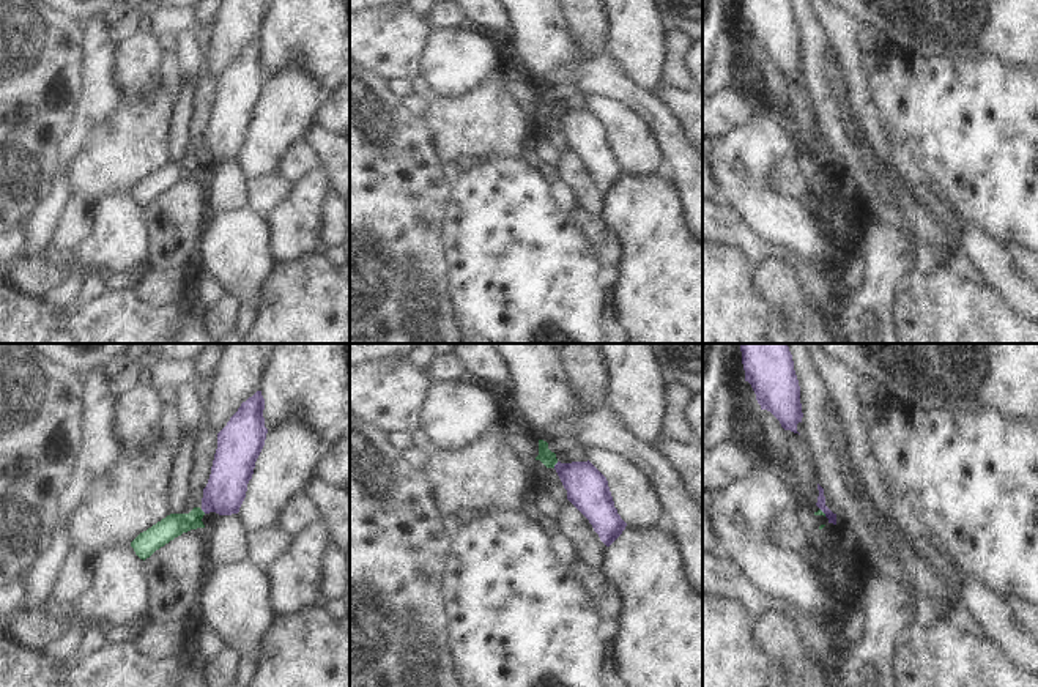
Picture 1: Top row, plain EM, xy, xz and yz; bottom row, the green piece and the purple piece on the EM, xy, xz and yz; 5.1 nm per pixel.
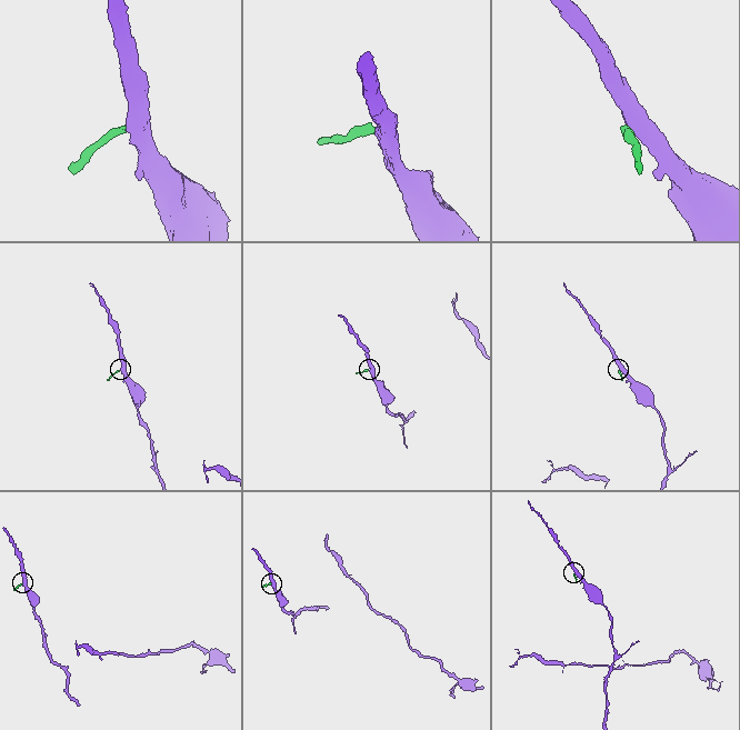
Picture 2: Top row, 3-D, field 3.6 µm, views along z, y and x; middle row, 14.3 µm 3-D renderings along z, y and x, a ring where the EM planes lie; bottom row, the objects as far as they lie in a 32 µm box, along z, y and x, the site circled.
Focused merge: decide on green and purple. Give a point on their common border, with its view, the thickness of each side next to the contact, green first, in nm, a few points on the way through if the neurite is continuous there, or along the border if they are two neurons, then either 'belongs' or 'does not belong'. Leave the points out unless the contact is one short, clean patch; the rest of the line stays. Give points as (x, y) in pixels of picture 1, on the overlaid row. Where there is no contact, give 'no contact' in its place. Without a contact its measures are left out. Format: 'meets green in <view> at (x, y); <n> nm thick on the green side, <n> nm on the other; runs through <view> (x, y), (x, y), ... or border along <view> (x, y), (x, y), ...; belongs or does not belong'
meets green in xz at (555, 464); 80 nm thick on the green side, 220 nm on the other; border along xz (558, 462), (553, 467); does not belong

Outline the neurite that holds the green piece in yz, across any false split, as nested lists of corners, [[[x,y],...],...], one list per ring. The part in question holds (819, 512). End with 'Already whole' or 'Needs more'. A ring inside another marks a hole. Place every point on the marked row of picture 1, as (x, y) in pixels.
[[[799,501],[795,512],[802,522],[802,528],[806,533],[814,534],[816,531],[822,529],[829,523],[825,514],[816,504],[811,504],[808,501]]]. Needs more

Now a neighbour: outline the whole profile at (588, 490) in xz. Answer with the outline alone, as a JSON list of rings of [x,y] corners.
[[[588,460],[554,465],[567,499],[589,520],[600,540],[610,547],[627,523],[617,514],[606,477]]]

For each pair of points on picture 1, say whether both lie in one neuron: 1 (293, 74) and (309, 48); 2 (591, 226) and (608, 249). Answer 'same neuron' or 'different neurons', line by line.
1: different neurons
2: same neuron

